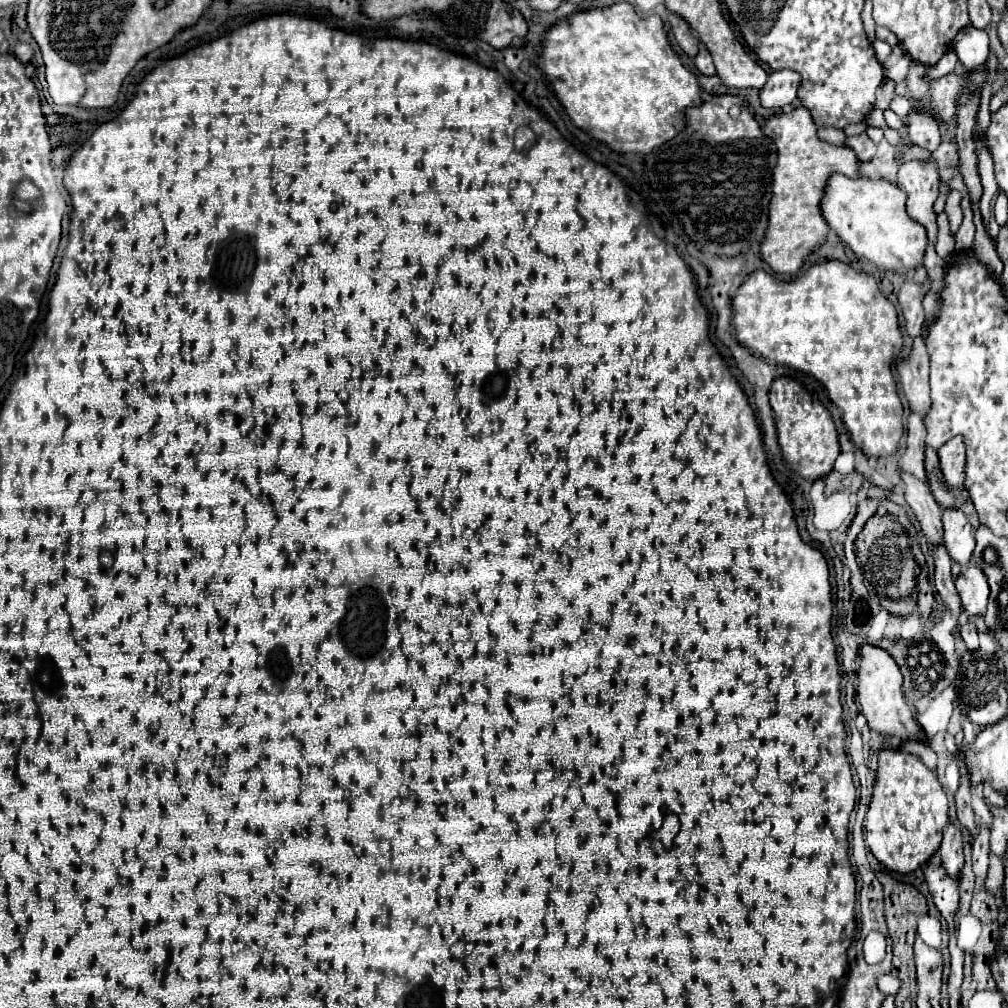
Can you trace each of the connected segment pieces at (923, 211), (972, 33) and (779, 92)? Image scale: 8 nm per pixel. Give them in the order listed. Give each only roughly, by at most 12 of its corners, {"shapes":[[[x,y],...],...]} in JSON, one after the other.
{"shapes":[[[935,160],[905,162],[897,186],[907,212],[937,240],[939,172]],[[965,26],[953,50],[967,70],[985,64],[989,38],[985,30]],[[795,70],[769,74],[759,90],[763,108],[793,104],[801,78]]]}

